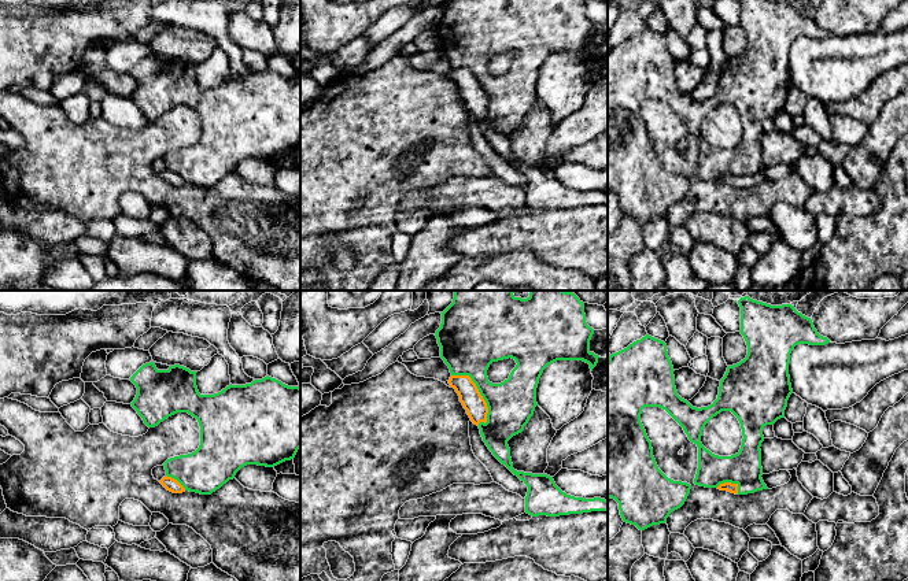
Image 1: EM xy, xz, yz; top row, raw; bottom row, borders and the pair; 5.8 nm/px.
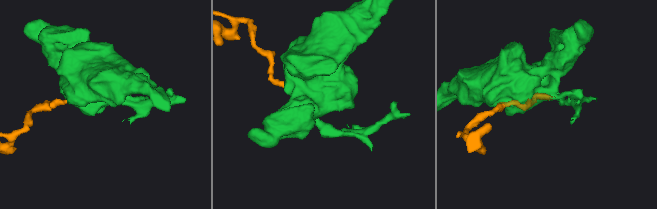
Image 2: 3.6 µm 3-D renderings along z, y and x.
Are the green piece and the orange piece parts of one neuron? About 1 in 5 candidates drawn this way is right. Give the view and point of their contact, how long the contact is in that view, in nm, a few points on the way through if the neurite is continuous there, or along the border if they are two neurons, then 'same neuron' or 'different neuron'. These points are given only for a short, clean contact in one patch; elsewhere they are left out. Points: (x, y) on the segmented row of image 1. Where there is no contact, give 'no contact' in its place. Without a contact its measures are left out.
meets green in xz at (479, 391); contact 360 nm long; border along xz (451, 374), (467, 374), (475, 384), (487, 407), (484, 424); different neuron

